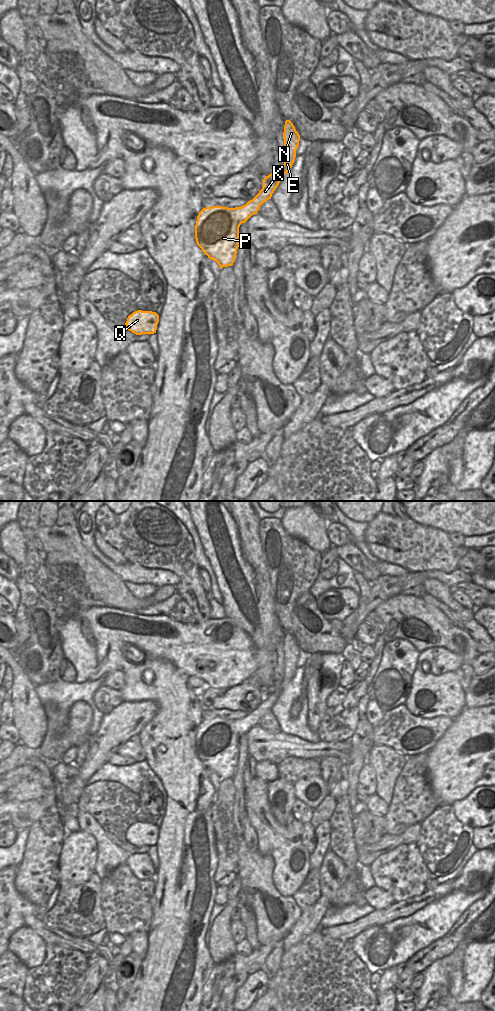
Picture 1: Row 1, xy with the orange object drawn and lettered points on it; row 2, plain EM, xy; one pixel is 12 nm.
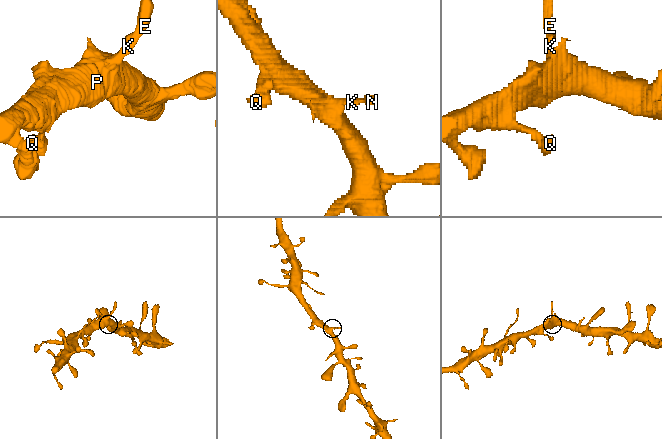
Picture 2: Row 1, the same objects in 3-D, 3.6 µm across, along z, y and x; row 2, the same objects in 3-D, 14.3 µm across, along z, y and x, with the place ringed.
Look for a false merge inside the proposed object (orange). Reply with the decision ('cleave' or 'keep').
keep

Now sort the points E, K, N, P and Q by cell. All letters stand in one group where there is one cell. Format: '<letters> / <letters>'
E K N P Q

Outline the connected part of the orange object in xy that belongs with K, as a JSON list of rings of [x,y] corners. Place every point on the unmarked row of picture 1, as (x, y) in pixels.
[[[290,632],[285,633],[284,644],[284,676],[266,688],[259,705],[241,719],[228,720],[213,718],[203,720],[195,737],[195,751],[209,771],[218,775],[220,780],[232,778],[239,759],[239,739],[254,726],[260,718],[271,711],[283,688],[292,679],[300,647]]]

